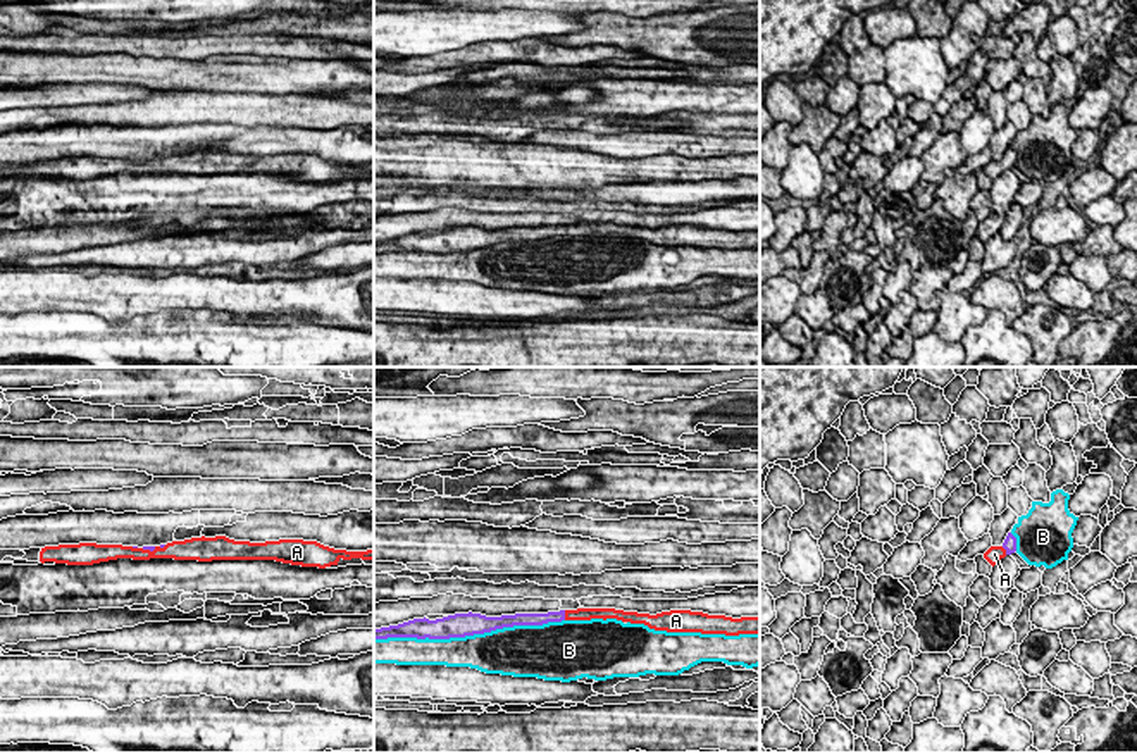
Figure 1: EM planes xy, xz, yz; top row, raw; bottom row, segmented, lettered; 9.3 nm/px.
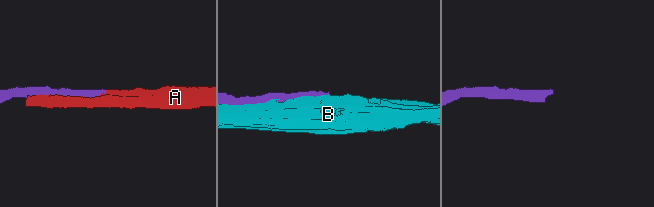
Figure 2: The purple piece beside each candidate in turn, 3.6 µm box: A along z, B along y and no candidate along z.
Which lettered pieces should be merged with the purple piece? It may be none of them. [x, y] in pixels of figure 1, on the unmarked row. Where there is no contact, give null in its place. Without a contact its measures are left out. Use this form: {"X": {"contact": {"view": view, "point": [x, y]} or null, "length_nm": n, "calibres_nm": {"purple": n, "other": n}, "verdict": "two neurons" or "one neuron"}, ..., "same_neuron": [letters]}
{"A": {"contact": {"view": "xz", "point": [564, 230]}, "length_nm": 100, "calibres_nm": {"purple": 130, "other": 130}, "verdict": "one neuron"}, "B": {"contact": {"view": "xz", "point": [469, 248]}, "length_nm": 1800, "calibres_nm": {"purple": 220, "other": 380}, "verdict": "two neurons"}, "same_neuron": ["A"]}

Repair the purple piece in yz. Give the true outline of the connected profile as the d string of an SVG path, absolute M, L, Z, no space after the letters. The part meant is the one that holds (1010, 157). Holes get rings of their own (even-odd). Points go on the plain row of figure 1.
M1008 146L1004 157L1001 160L991 160L985 167L984 172L994 181L999 177L1006 169L1011 169L1016 165L1016 152Z

